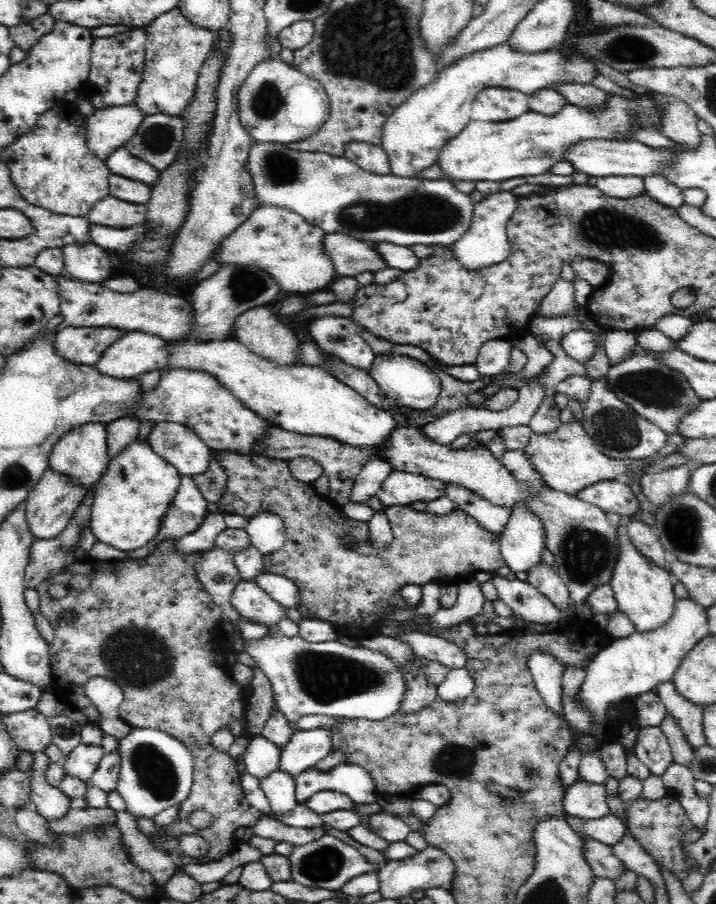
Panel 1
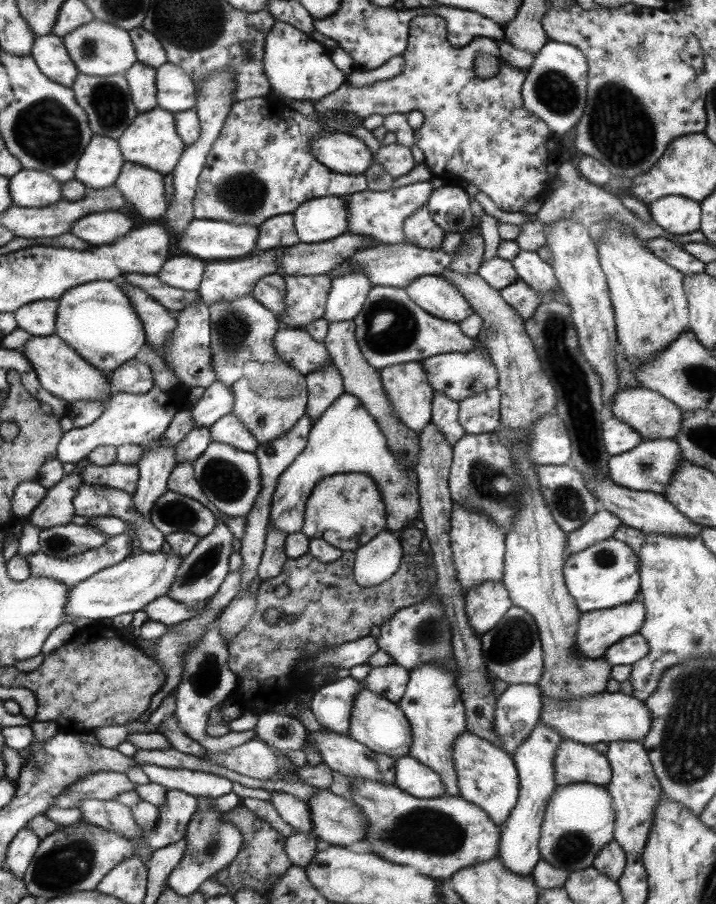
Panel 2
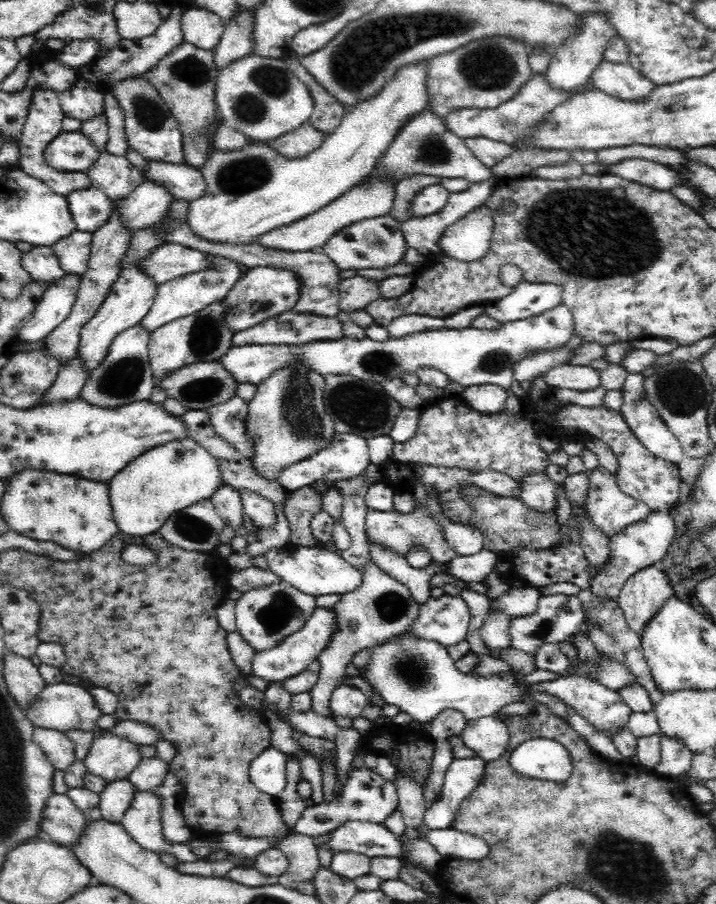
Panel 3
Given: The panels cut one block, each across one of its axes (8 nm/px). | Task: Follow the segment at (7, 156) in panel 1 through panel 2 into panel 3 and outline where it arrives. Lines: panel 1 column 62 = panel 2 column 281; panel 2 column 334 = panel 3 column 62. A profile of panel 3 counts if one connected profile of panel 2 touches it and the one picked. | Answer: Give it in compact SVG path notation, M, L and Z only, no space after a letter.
M34 90L32 94L32 102L30 102L30 108L28 108L28 118L26 118L26 124L24 124L24 130L22 130L22 136L20 136L20 170L24 170L28 176L44 182L52 192L60 194L60 196L68 196L76 190L86 190L92 186L92 180L88 176L88 172L58 172L54 170L52 166L48 166L46 158L44 158L44 152L48 148L48 144L60 136L64 130L62 130L62 120L64 120L64 110L60 106L60 100L58 100L58 94L52 92L52 90Z

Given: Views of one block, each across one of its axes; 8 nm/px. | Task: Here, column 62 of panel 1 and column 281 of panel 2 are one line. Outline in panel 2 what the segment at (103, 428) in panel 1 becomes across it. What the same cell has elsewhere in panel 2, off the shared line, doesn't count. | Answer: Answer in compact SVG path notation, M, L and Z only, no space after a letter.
M309 414L301 416L301 420L281 438L269 442L269 444L261 444L253 454L257 456L259 464L261 464L261 490L253 502L253 510L245 516L245 536L241 540L241 558L243 558L243 566L241 570L241 592L223 608L223 612L219 614L217 628L221 632L221 636L225 638L225 642L229 642L239 630L243 630L243 626L247 624L249 616L253 616L255 610L255 596L249 594L247 586L249 582L257 576L257 566L261 564L263 558L263 550L265 550L265 536L267 536L267 528L269 528L269 516L271 516L271 504L273 504L273 494L277 490L277 482L281 480L281 474L285 474L285 470L289 470L289 466L293 466L293 462L297 462L297 458L303 454L303 450L307 448L307 440L309 440L309 432L311 432L311 418Z

